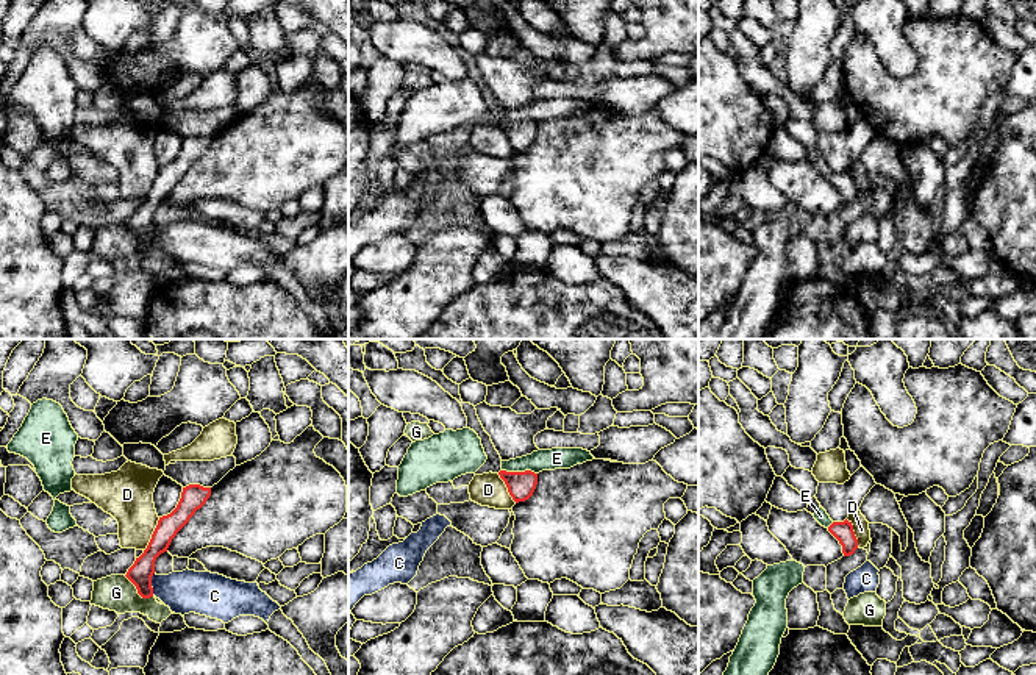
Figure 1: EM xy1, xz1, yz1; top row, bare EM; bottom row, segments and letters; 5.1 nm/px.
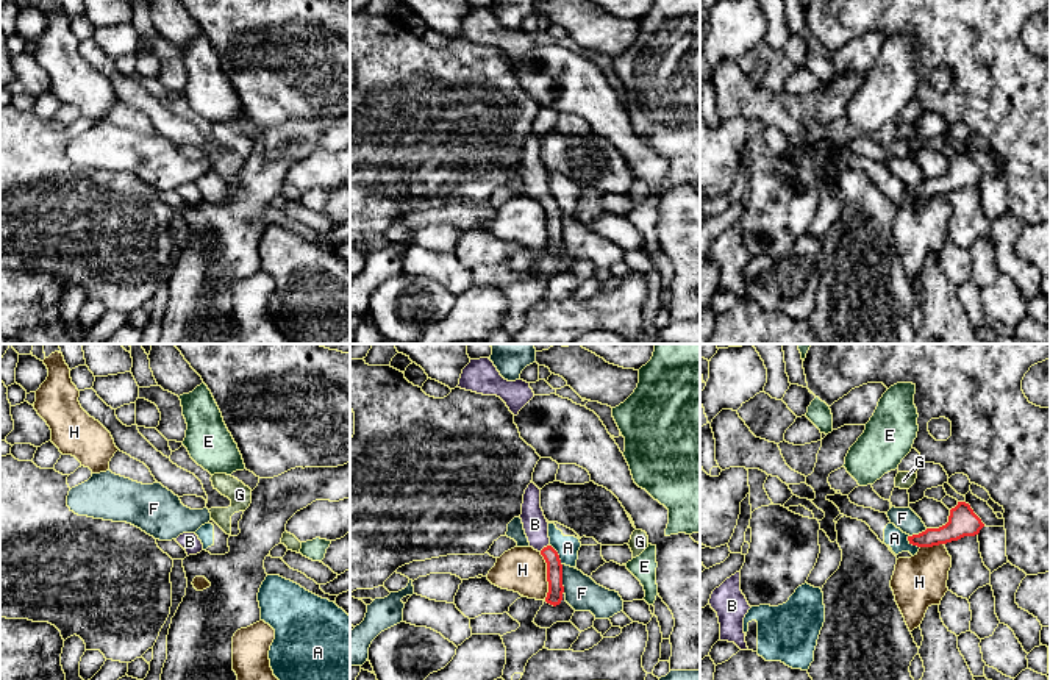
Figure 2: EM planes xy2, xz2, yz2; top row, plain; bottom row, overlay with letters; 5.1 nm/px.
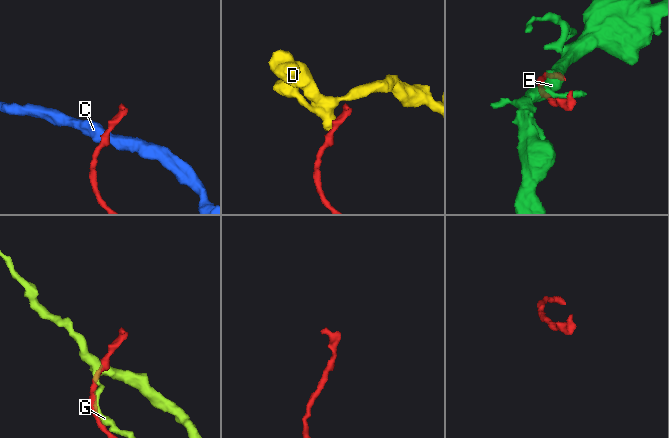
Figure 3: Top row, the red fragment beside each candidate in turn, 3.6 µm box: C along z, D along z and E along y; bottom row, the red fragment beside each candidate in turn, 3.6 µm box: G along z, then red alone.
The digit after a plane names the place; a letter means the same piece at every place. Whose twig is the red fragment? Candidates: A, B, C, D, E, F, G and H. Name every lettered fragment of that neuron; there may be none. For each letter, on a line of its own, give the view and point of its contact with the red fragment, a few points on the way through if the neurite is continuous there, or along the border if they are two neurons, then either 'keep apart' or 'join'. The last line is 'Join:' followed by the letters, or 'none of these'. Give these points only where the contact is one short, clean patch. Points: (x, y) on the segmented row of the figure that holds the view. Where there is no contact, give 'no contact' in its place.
A: meets red in xz2 at (558, 555); border along xz2 (550, 544), (561, 565); keep apart
B: meets red in xz2 at (544, 547); runs through xz2 (550, 555), (544, 547), (535, 524); join
C: meets red in xy1 at (150, 583); border along xy1 (153, 572), (152, 594); keep apart
D: meets red in xy1 at (152, 535); border along xy1 (160, 517), (144, 550); keep apart
E: meets red in xz1 at (519, 472); border along xz1 (502, 469), (533, 471), (536, 474); keep apart
F: meets red in xz2 at (561, 579); border along xz2 (561, 565), (561, 585), (564, 591); keep apart
G: meets red in xy1 at (138, 592); keep apart
H: meets red in xz2 at (547, 577); border along xz2 (539, 552), (546, 563), (546, 601); keep apart
Join: B

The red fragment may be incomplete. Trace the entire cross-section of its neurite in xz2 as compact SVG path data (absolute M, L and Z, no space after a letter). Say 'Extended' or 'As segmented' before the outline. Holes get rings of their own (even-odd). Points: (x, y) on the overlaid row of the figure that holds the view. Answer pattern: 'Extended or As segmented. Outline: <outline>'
Extended. Outline: M531 481L523 494L520 514L530 547L538 550L547 563L548 592L545 602L556 607L562 600L562 564L558 552L550 546L548 522L541 508L541 489Z

